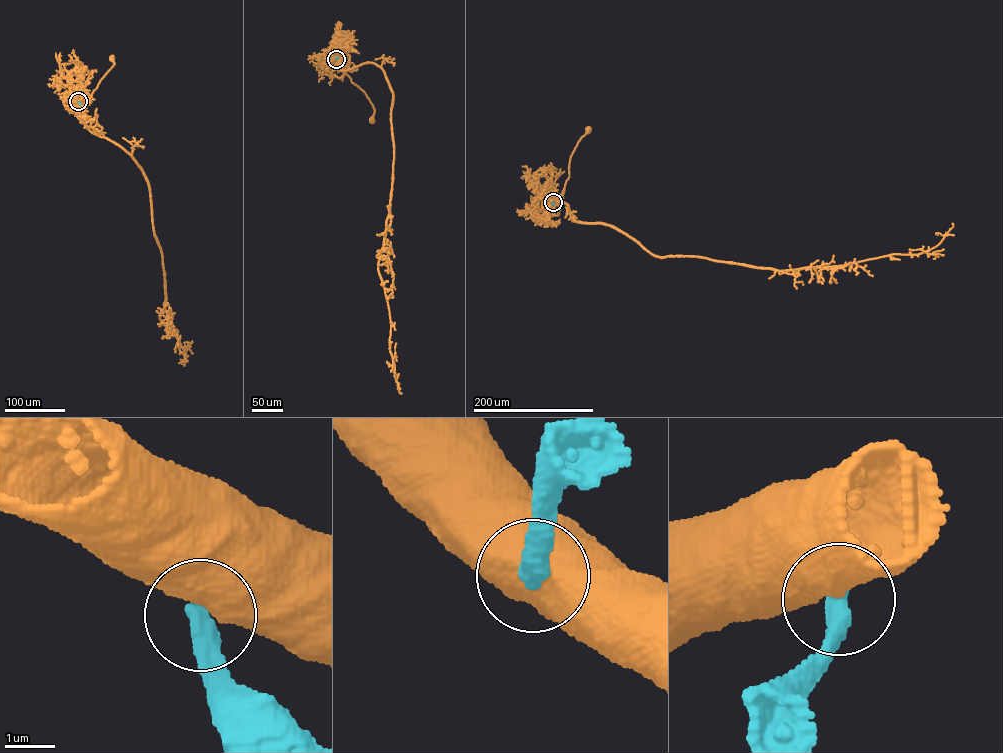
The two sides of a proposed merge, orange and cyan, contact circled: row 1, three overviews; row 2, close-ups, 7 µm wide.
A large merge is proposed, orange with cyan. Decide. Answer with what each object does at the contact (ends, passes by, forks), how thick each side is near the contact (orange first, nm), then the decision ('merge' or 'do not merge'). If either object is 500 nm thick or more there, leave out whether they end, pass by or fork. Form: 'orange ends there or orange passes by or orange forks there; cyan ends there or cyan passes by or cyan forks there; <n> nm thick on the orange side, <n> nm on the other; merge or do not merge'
750 nm thick on the orange side, 460 nm on the other; do not merge

